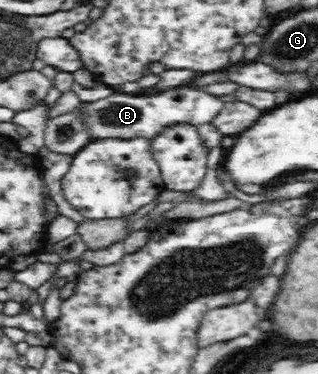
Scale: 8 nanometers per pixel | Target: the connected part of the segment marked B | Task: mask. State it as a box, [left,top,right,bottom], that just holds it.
[88,84,227,138]

